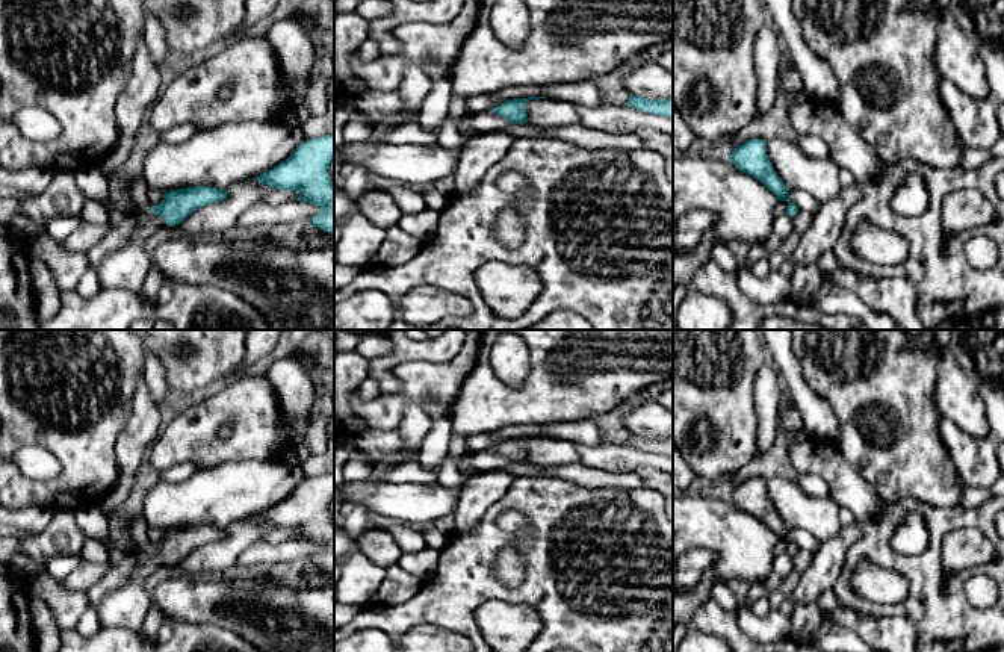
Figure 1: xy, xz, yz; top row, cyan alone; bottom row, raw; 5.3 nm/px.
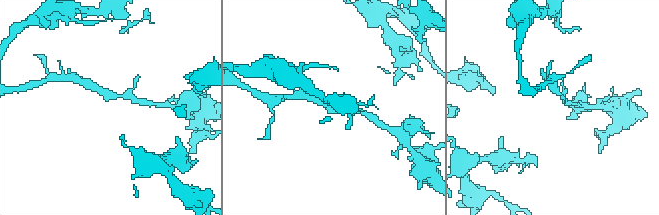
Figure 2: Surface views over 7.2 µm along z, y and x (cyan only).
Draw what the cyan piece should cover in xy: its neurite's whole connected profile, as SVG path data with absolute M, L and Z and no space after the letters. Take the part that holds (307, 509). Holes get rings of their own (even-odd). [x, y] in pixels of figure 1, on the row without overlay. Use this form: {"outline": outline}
{"outline": "M334 472L299 483L281 502L257 514L259 522L277 529L296 529L299 537L318 545L321 551L308 564L334 573L334 520L330 504L334 499Z"}

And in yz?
{"outline": "M759 477L748 478L733 487L729 499L735 504L735 507L765 523L779 537L779 540L786 540L786 552L792 557L794 570L800 575L806 570L806 567L812 563L813 554L798 548L789 540L789 528L777 514L768 498L767 480Z"}

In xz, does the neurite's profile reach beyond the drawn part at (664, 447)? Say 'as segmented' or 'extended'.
as segmented

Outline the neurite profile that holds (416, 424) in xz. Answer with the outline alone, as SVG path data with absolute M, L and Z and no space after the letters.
M410 404L404 410L398 431L408 449L419 452L422 442L431 433L432 425L432 419L422 407Z

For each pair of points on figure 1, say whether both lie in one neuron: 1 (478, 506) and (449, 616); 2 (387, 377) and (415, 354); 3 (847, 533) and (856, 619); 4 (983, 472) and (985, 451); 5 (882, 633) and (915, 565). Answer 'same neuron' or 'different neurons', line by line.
1: different neurons
2: same neuron
3: different neurons
4: same neuron
5: different neurons

